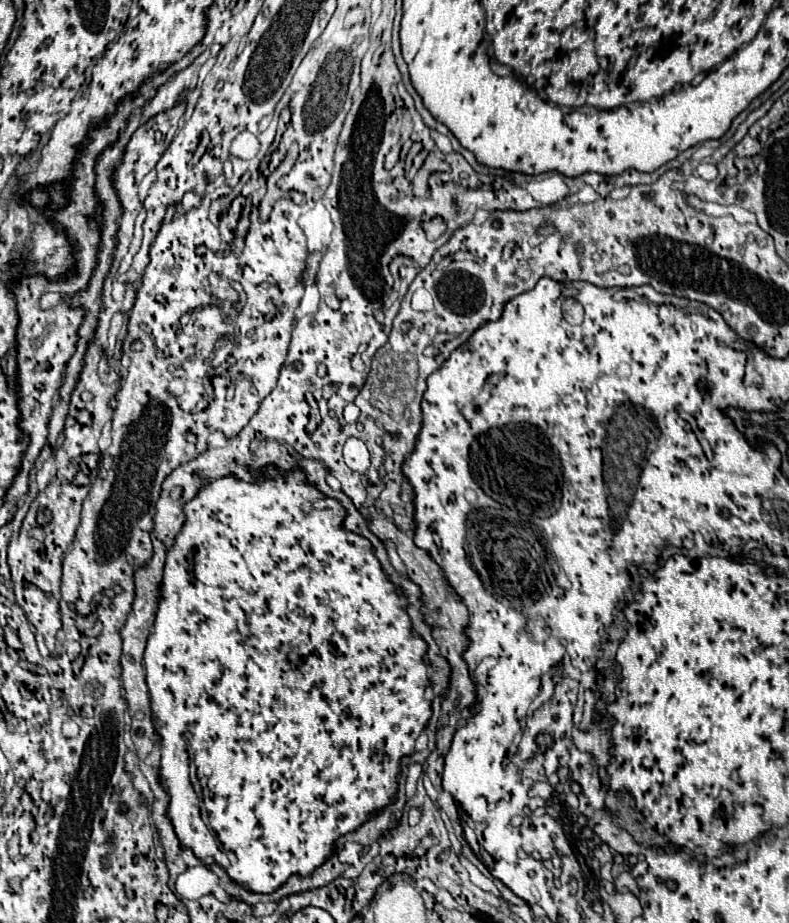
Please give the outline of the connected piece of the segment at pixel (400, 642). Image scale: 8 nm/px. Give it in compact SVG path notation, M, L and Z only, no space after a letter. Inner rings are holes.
M263 466L261 470L253 470L253 476L259 474L265 478L257 482L243 482L233 474L209 480L201 486L193 500L185 502L185 522L165 556L161 598L145 646L145 674L153 726L161 738L159 782L169 796L167 814L181 848L193 850L199 860L213 858L233 882L245 886L247 890L271 894L293 874L311 876L327 858L333 856L335 842L341 836L355 832L371 816L395 802L401 758L415 752L415 740L431 718L431 702L425 700L425 690L431 682L429 666L425 664L427 642L413 632L413 624L407 614L407 598L401 594L399 586L387 578L371 542L343 528L345 508L309 484L305 474L297 468L281 474L275 466ZM303 502L311 504L309 512L303 512ZM293 650L301 656L301 666L293 664L298 663L298 656ZM189 752L195 754L197 778L201 784L203 804L209 814L209 826L201 820L201 808L197 806L197 800L193 800L195 790L189 782Z

